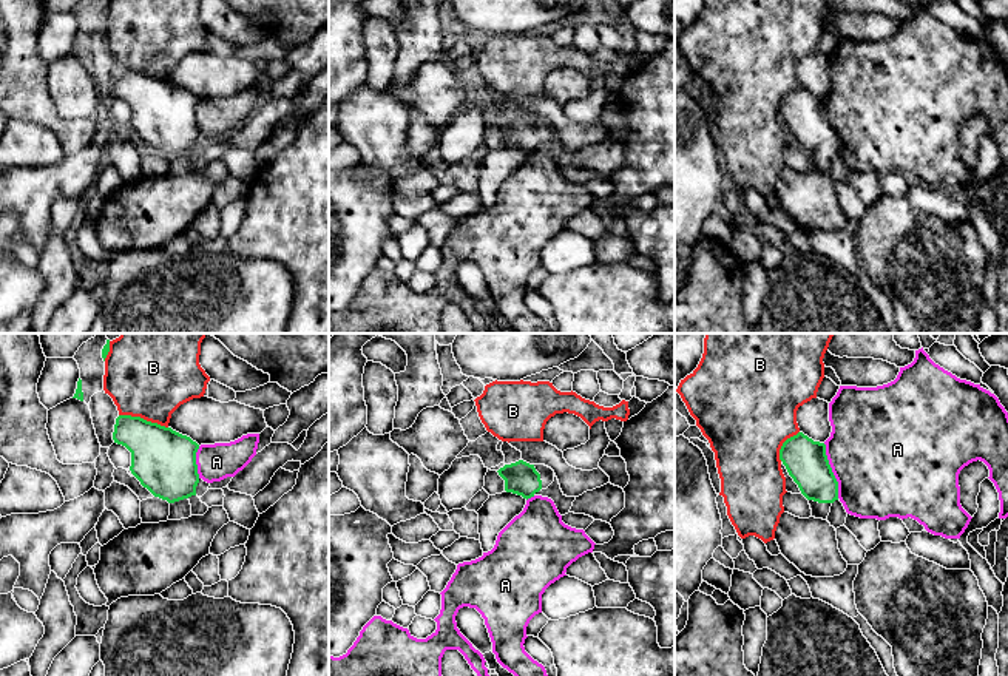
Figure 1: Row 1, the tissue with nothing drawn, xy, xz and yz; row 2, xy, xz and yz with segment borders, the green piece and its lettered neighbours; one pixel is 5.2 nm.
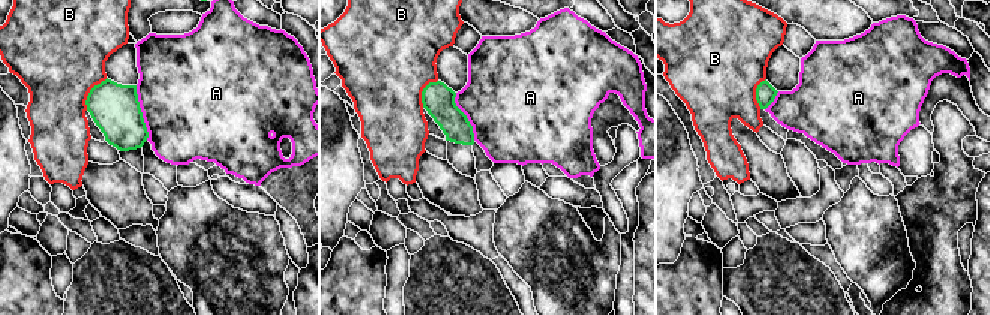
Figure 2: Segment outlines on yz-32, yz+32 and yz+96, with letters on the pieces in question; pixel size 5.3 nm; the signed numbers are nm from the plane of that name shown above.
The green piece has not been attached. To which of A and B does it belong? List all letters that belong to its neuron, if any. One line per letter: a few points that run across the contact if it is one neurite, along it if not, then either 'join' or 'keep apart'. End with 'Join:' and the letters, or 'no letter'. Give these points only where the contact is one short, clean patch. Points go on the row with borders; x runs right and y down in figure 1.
A: keep apart
B: keep apart
Join: no letter

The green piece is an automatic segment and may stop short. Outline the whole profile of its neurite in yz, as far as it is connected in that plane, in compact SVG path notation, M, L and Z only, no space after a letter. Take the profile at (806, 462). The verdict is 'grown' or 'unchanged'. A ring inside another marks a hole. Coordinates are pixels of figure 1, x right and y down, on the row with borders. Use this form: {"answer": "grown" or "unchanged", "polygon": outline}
{"answer": "grown", "polygon": "M798 432L783 443L780 460L809 500L812 517L827 520L832 503L838 500L838 482L827 460L826 444Z"}

